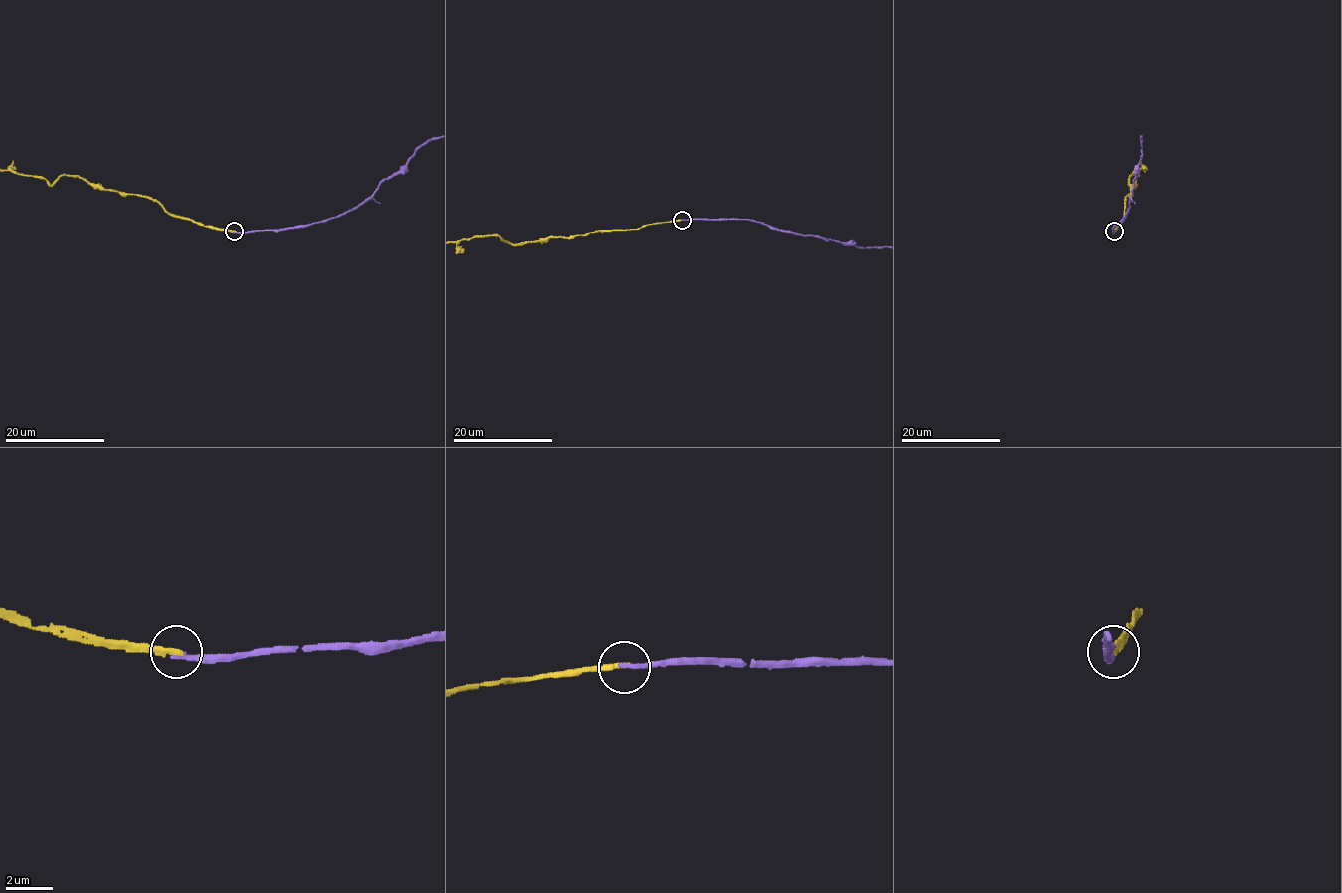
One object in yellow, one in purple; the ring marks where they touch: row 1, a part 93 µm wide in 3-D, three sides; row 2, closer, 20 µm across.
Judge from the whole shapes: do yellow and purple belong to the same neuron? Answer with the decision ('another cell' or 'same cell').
same cell

